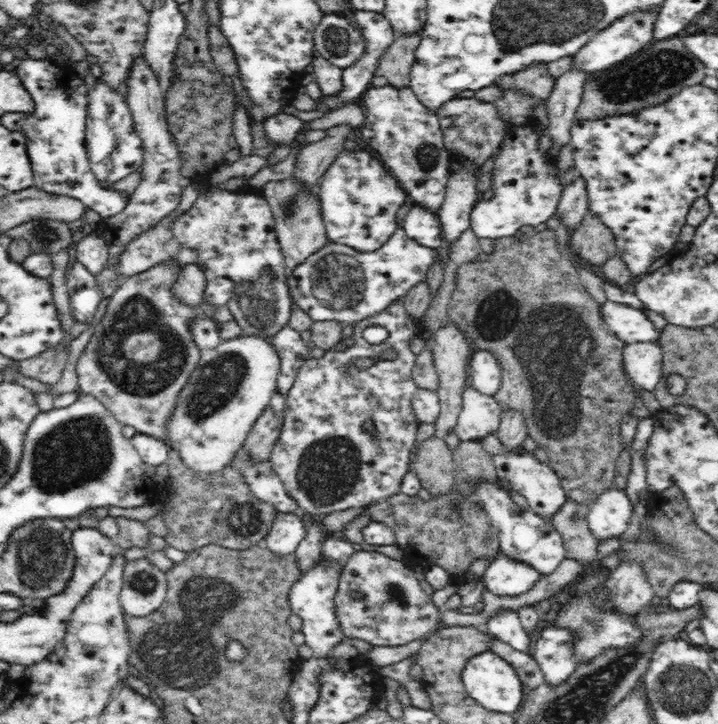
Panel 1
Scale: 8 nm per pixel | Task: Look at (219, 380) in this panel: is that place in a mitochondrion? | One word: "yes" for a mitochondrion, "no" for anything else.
yes

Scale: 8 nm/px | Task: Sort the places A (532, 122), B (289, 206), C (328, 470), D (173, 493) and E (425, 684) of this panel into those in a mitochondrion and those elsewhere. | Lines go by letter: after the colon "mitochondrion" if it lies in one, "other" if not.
A: other
B: mitochondrion
C: mitochondrion
D: other
E: other

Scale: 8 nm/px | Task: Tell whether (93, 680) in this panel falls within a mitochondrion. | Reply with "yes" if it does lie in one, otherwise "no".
yes

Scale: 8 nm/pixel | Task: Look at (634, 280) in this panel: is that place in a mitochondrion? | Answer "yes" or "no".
no

